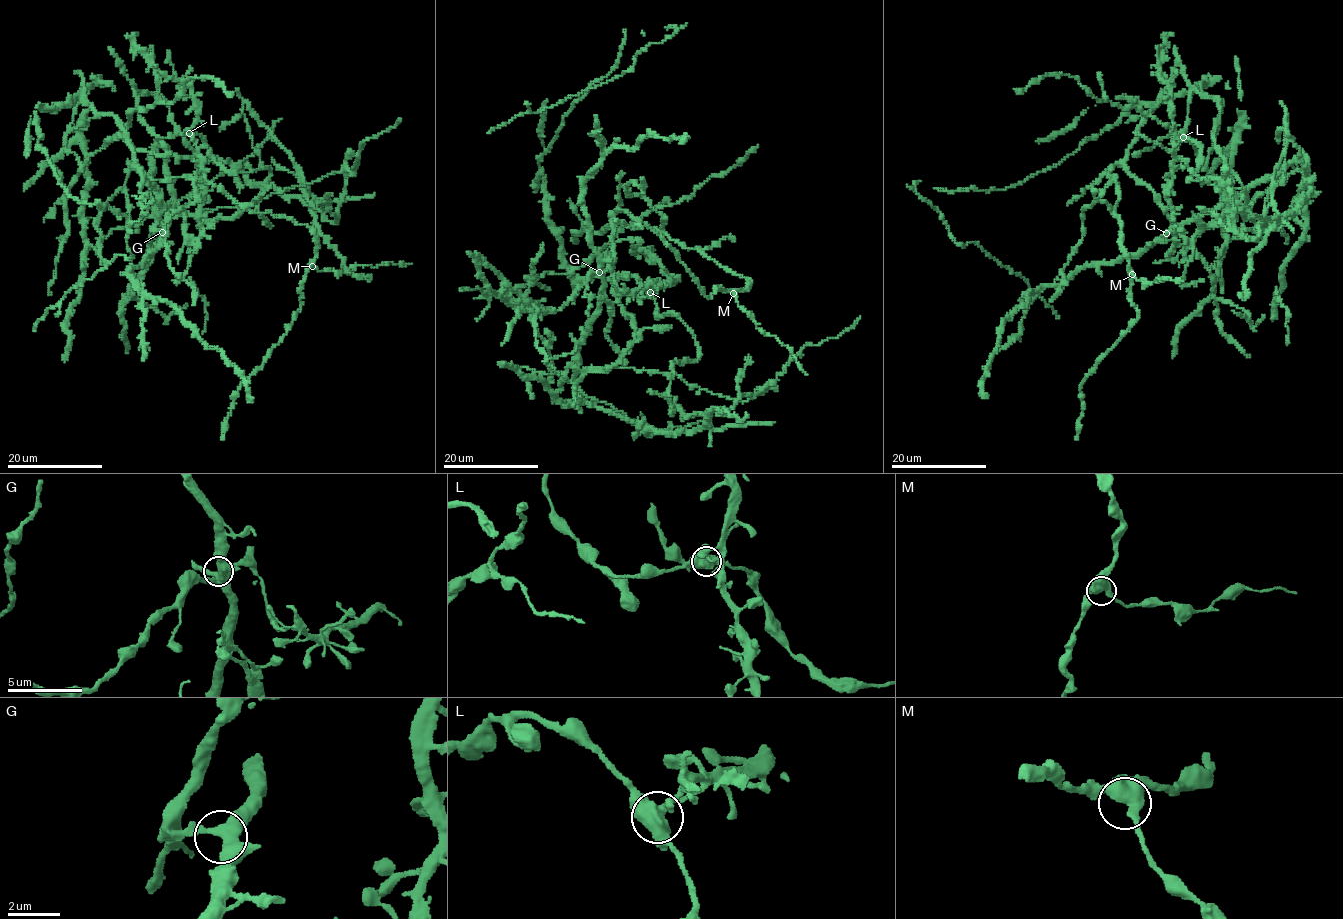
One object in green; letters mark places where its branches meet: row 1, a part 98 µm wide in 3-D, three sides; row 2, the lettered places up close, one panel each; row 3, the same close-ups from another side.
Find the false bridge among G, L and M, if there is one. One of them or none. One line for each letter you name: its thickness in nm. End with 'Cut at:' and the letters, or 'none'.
L: Thickness 550 nm
Cut at: L

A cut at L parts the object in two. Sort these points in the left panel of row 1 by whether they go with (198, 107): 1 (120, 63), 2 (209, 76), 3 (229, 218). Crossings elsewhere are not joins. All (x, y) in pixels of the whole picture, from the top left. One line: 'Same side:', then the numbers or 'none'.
Same side: none

